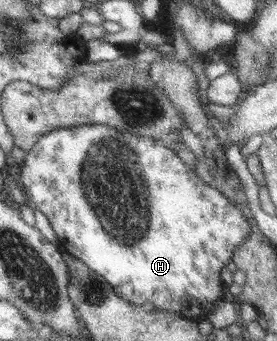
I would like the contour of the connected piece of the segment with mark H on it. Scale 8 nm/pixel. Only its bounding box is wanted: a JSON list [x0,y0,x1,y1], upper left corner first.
[20,124,252,322]

